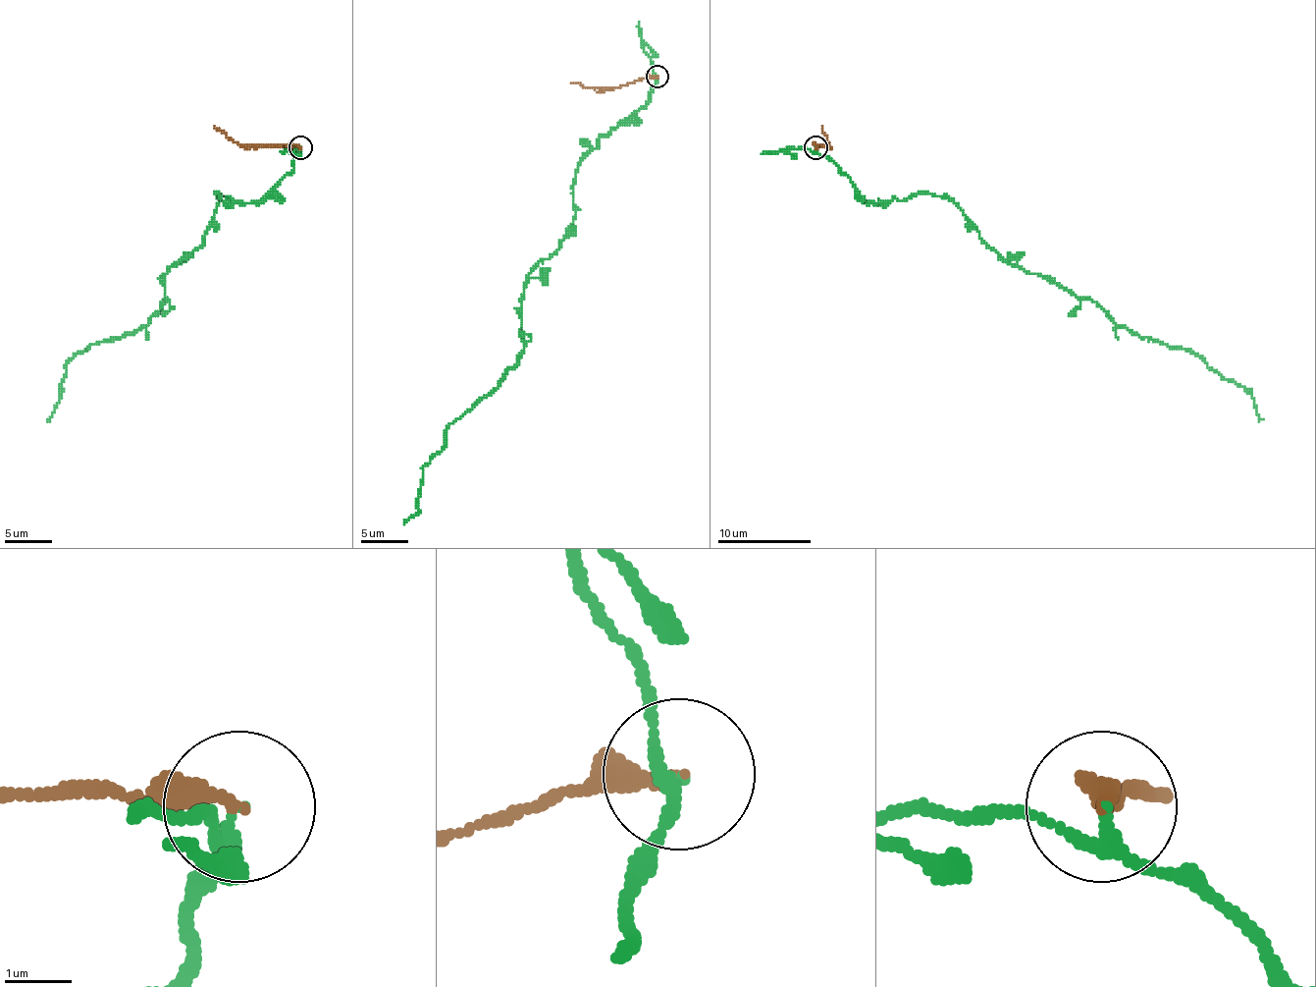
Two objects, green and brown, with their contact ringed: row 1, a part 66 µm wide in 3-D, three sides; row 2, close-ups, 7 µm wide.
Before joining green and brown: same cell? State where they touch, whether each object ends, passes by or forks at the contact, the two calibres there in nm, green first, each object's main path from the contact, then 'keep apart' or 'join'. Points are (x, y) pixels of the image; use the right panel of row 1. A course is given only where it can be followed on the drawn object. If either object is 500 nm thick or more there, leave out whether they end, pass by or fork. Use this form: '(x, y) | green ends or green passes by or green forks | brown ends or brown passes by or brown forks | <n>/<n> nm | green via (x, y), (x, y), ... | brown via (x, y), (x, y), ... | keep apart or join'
(815, 147) | green passes by | brown ends | 180/280 nm | green via (815, 146), (867, 200), (946, 196), (1015, 266), (1089, 297), (1128, 330), (1193, 351), (1251, 396), (1263, 419) | brown via (815, 146), (826, 144), (822, 126) | keep apart

